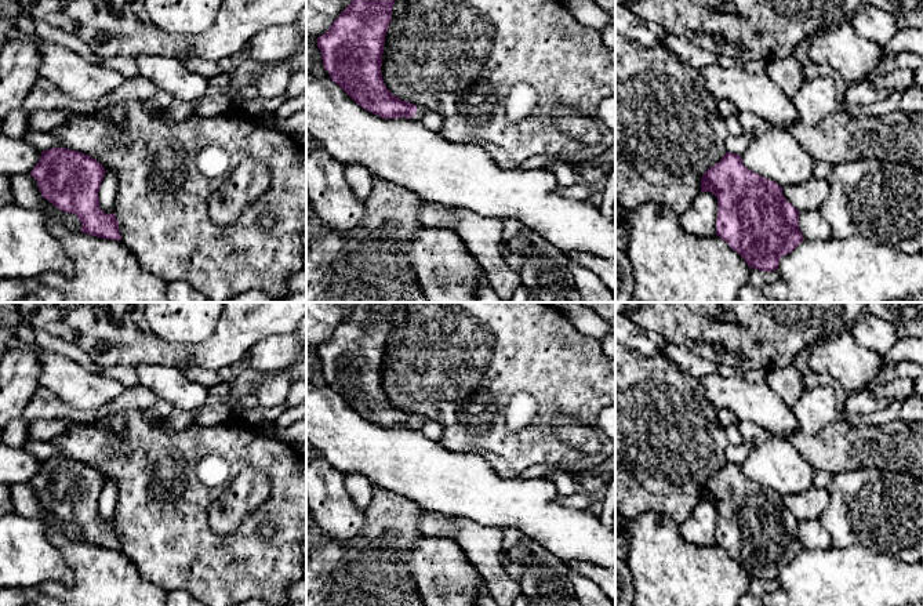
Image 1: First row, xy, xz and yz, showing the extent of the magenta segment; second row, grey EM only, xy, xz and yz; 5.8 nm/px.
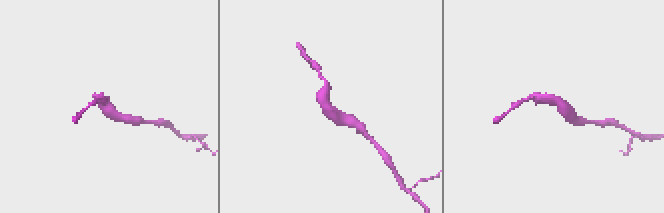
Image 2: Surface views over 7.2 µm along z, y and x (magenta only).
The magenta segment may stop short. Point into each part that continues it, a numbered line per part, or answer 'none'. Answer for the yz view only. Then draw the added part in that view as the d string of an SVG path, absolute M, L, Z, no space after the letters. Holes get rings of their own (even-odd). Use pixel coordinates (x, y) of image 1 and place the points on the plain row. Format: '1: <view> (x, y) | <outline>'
none

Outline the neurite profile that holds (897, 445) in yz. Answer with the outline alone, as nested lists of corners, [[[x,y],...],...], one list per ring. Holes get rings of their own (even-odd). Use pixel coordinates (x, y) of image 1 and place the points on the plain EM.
[[[895,418],[880,425],[853,425],[837,420],[815,436],[797,429],[785,439],[814,469],[837,475],[879,468],[923,482],[923,421]]]

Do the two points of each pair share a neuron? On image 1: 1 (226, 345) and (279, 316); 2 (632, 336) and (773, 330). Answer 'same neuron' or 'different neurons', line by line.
1: same neuron
2: different neurons

